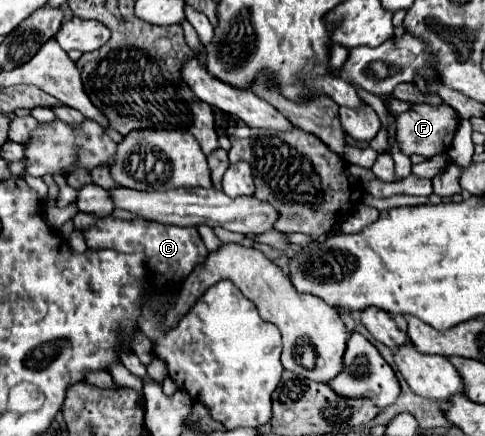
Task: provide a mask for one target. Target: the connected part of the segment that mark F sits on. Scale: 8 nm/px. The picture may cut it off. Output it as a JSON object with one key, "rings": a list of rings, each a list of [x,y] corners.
{"rings":[[[442,103],[440,107],[430,107],[430,105],[412,105],[410,111],[402,113],[396,117],[396,145],[404,155],[422,155],[422,157],[432,157],[438,153],[446,153],[452,145],[456,127],[458,127],[458,115],[456,111]]]}

